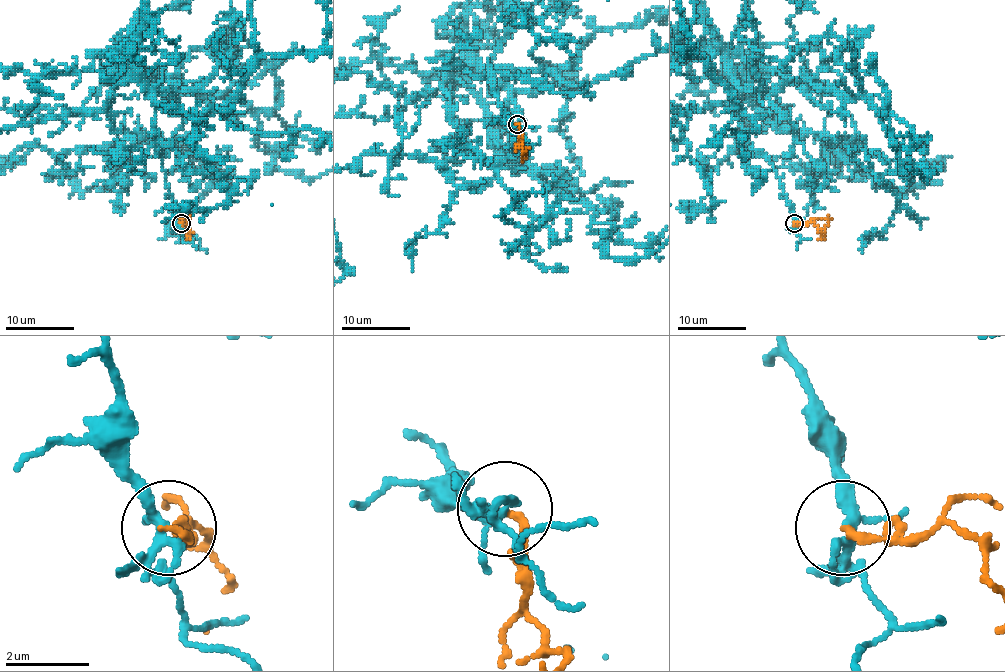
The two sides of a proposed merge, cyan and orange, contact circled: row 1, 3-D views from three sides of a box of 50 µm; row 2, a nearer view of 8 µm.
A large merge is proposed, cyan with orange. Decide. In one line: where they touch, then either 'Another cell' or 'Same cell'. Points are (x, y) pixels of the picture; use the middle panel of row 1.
Place: (517, 124). Same cell

